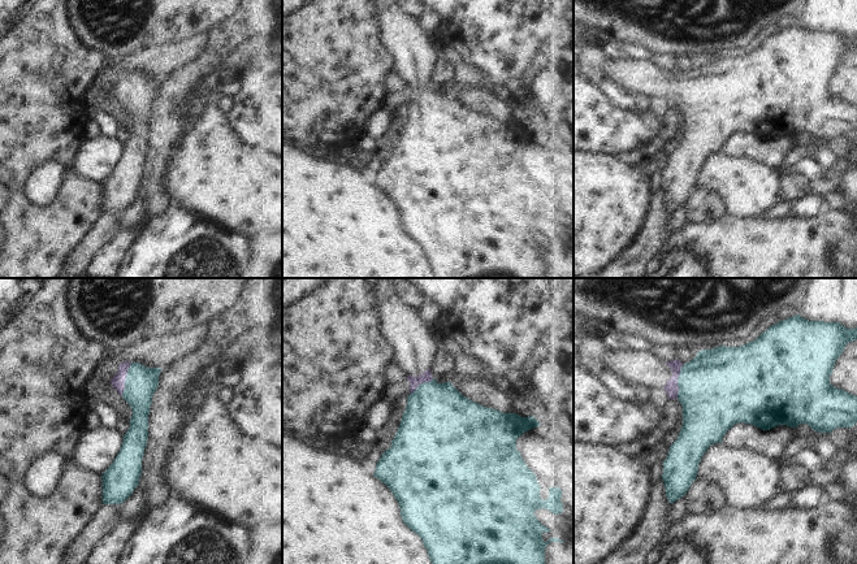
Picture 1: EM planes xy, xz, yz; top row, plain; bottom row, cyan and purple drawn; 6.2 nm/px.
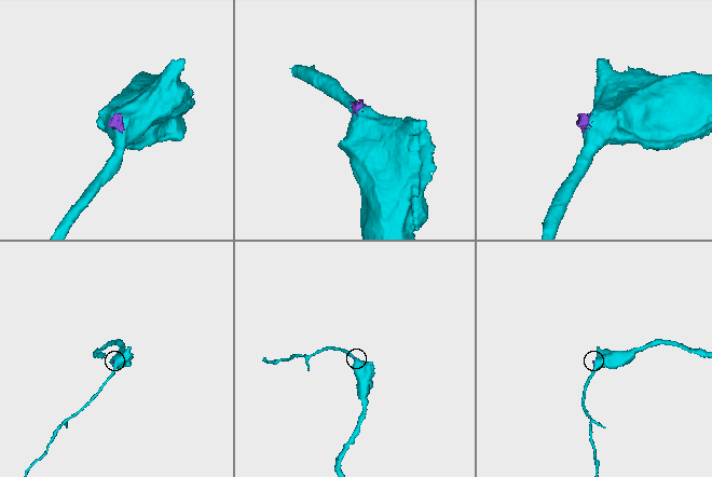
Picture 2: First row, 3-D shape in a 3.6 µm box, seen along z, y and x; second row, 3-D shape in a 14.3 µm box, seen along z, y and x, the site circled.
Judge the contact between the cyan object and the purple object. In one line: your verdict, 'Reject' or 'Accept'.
Accept

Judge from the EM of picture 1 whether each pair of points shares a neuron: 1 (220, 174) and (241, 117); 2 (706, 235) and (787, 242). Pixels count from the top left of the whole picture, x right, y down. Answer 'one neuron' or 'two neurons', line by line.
1: two neurons
2: one neuron

